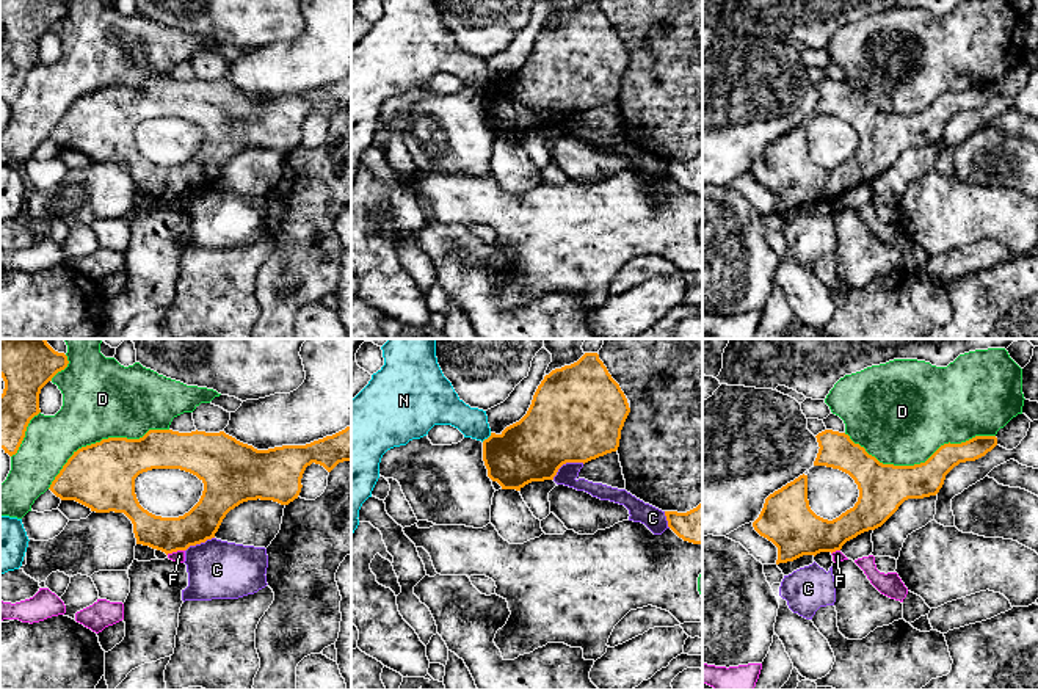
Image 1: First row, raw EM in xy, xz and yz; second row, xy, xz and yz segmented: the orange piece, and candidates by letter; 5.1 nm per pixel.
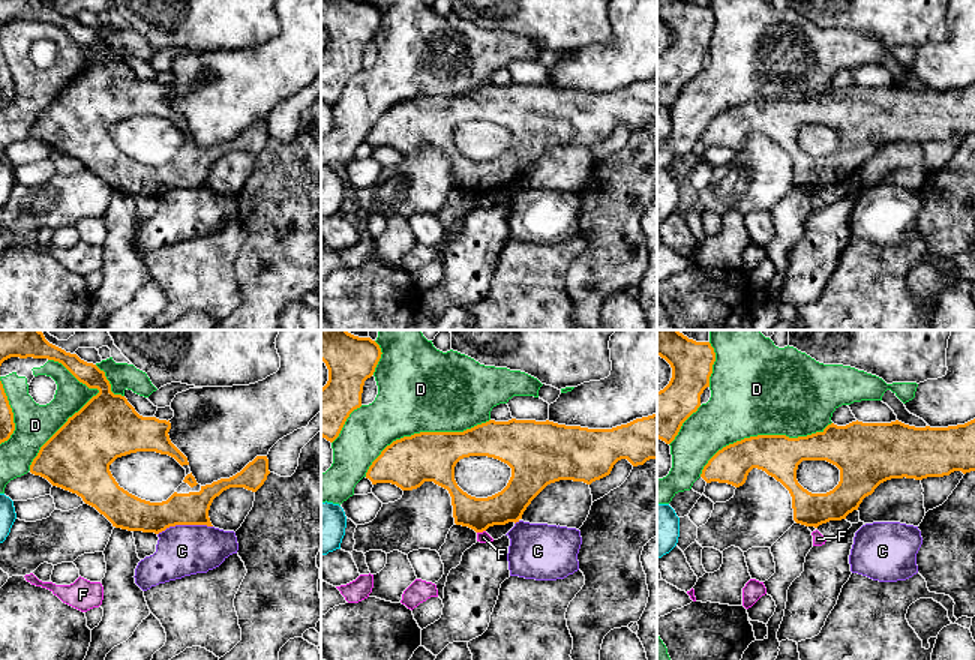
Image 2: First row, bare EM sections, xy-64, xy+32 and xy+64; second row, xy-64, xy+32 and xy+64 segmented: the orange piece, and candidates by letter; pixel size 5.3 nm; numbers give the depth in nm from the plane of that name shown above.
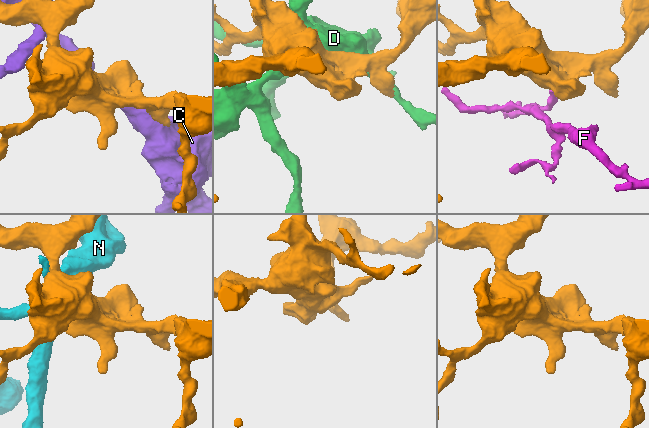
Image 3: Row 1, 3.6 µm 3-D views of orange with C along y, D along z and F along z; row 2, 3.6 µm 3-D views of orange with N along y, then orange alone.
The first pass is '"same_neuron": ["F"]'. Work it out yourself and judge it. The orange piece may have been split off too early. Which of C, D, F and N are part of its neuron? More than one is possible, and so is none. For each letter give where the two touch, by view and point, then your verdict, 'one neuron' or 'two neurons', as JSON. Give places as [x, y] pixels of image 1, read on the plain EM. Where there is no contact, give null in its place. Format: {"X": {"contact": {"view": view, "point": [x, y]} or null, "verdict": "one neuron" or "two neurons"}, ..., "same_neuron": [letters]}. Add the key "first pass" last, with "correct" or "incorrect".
{"C": {"contact": {"view": "xz", "point": [566, 110]}, "verdict": "two neurons"}, "D": {"contact": {"view": "yz", "point": [919, 113]}, "verdict": "two neurons"}, "F": {"contact": {"view": "xy", "point": [174, 199]}, "verdict": "two neurons"}, "N": {"contact": {"view": "xz", "point": [488, 87]}, "verdict": "two neurons"}, "same_neuron": [], "first pass": "incorrect"}

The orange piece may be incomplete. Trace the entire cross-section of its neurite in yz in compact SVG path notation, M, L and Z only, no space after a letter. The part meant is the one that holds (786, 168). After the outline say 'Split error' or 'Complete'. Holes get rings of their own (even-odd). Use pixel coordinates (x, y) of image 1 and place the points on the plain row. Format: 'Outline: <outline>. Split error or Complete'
Outline: M825 78L817 85L818 102L814 114L826 114L848 122L859 138L858 151L839 166L828 169L817 165L808 149L808 124L800 124L765 147L759 166L753 171L754 179L778 196L779 212L793 210L803 204L836 201L858 183L881 176L908 147L936 144L944 133L945 124L960 111L975 110L997 94L996 85L975 85L961 93L941 94L925 111L914 114L883 113L869 104L864 96L855 93L848 83Z. Complete

